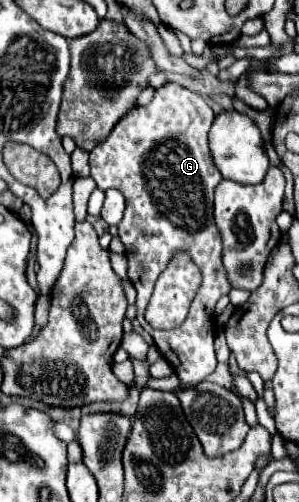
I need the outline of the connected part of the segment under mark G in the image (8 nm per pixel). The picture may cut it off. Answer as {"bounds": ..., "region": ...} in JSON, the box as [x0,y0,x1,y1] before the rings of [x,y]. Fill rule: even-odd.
{"bounds":[89,81,231,387],"region":[[[169,81],[155,89],[149,105],[129,109],[111,133],[93,147],[89,157],[91,177],[97,187],[101,191],[117,189],[125,197],[127,209],[117,227],[119,239],[125,245],[127,275],[137,289],[137,321],[175,369],[181,387],[193,387],[215,371],[213,309],[219,297],[227,295],[231,289],[221,263],[221,237],[213,221],[213,189],[223,179],[207,145],[213,117],[211,107],[199,93]],[[171,219],[175,221],[175,229],[165,229]],[[177,249],[189,253],[191,261],[201,269],[203,281],[189,307],[187,319],[175,329],[157,331],[145,323],[143,313],[159,273],[163,273]]]}

